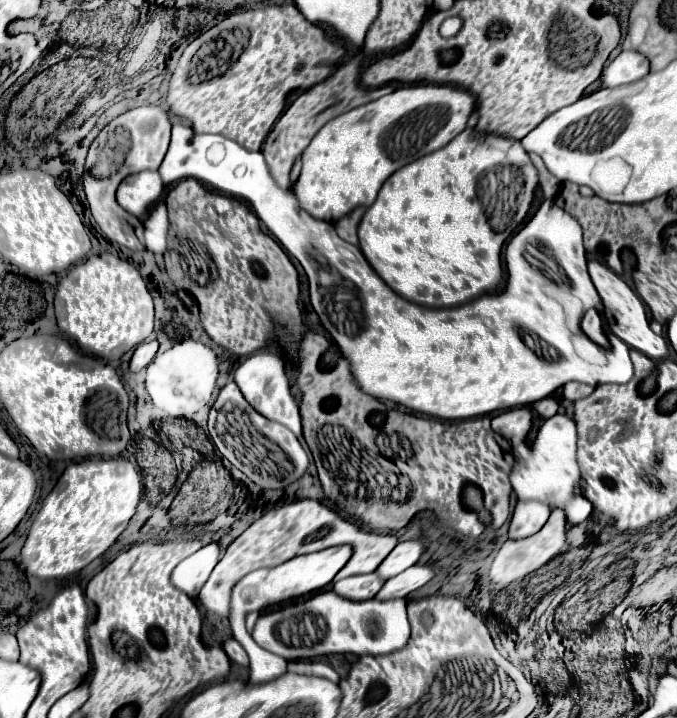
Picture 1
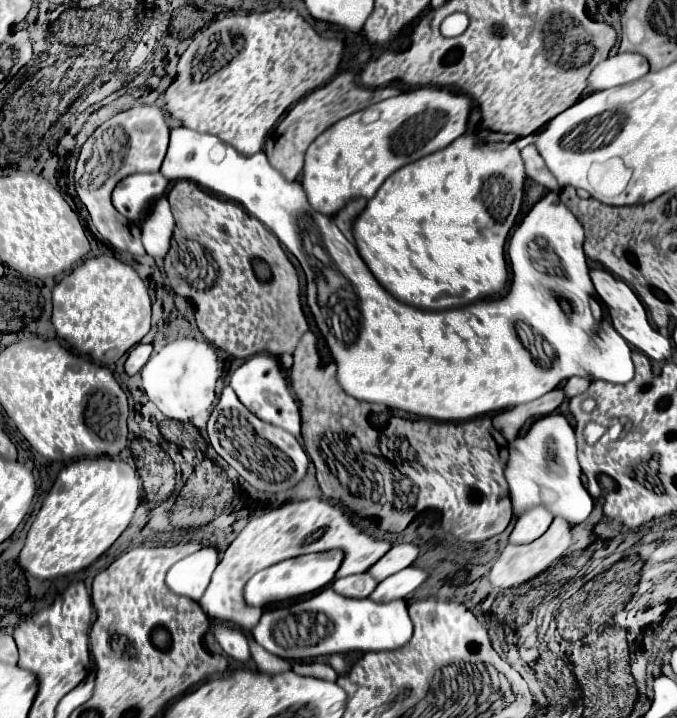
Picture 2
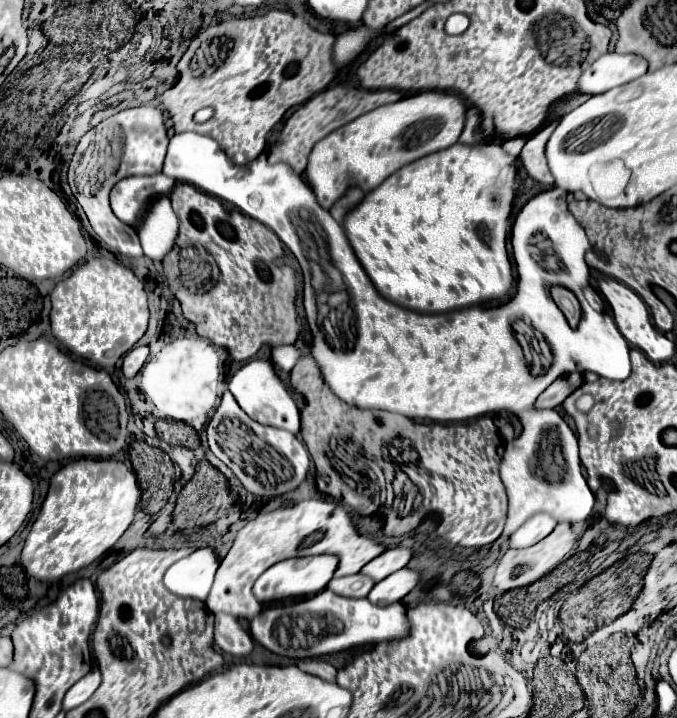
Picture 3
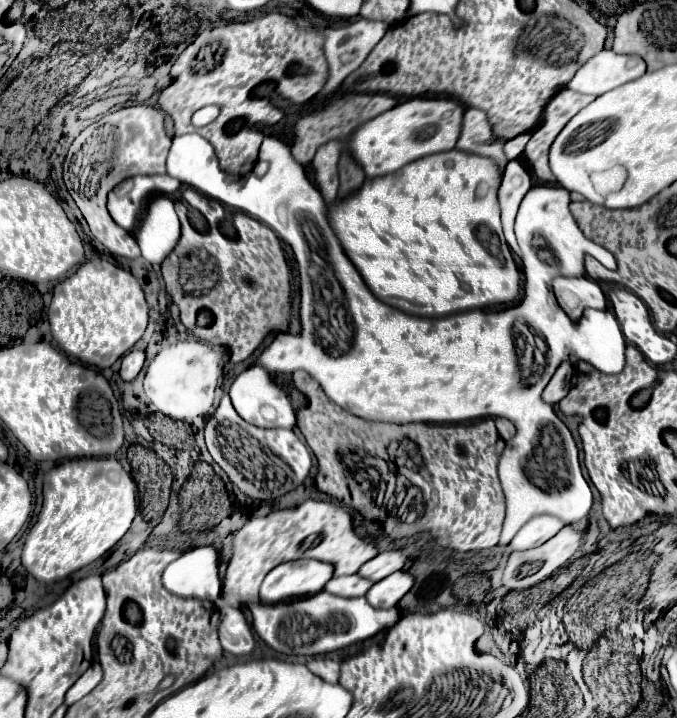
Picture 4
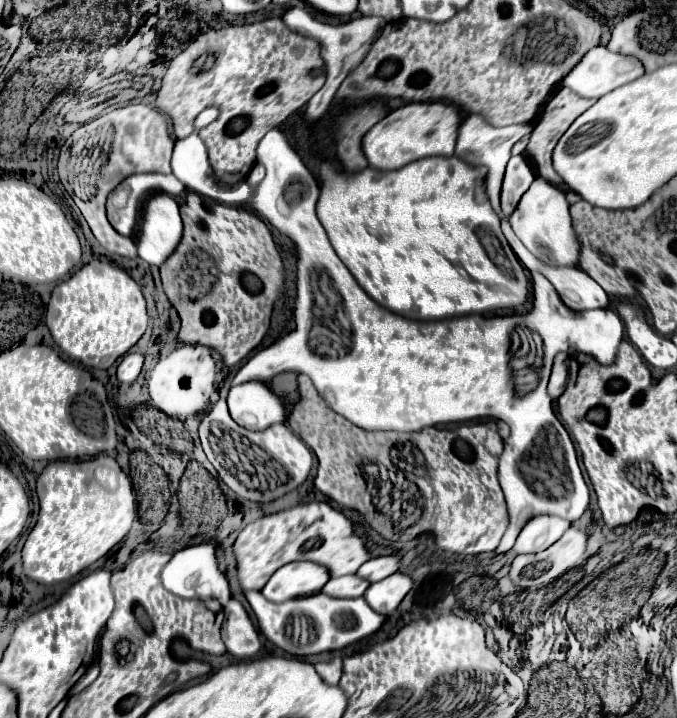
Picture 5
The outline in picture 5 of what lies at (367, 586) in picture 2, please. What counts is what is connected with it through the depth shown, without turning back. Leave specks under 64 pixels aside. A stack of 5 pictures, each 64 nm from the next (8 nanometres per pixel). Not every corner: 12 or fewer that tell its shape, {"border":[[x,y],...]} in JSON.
{"border":[[330,578],[322,592],[336,598],[364,596],[368,580]]}

